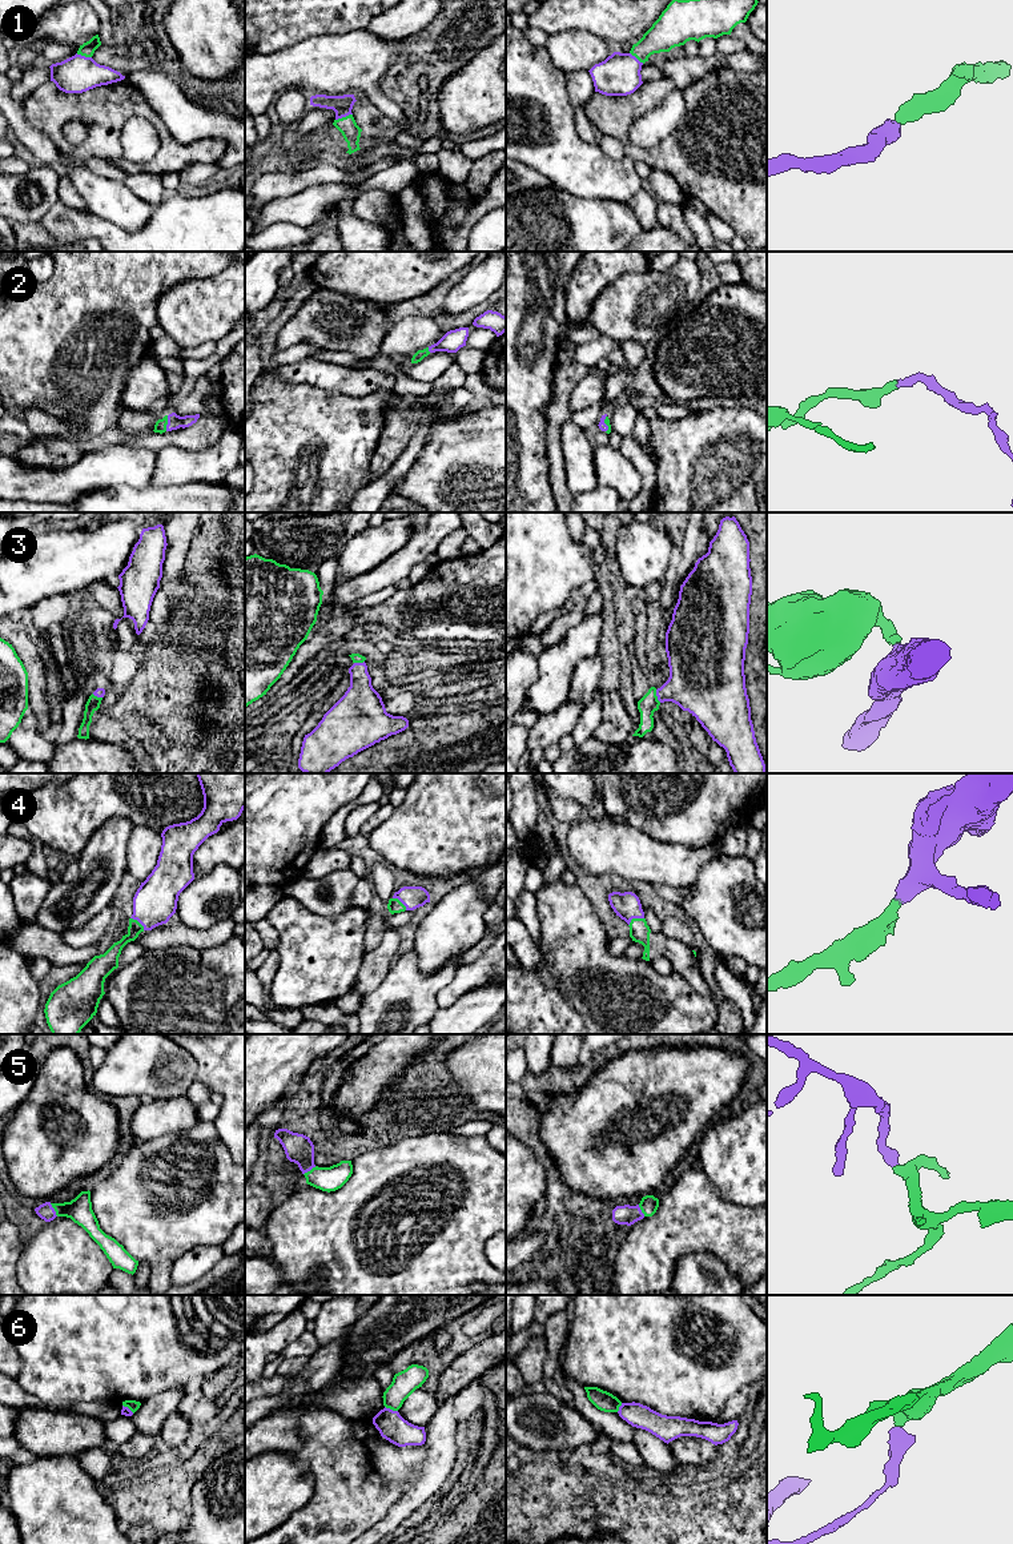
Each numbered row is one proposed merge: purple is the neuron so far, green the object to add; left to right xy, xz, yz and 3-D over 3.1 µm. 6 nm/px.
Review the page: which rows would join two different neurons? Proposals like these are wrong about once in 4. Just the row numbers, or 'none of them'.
6

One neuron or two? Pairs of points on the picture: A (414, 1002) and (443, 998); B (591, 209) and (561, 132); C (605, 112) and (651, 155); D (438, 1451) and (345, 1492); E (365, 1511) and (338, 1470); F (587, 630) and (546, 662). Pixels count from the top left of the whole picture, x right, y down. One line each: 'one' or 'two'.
A: two
B: two
C: one
D: two
E: one
F: one

